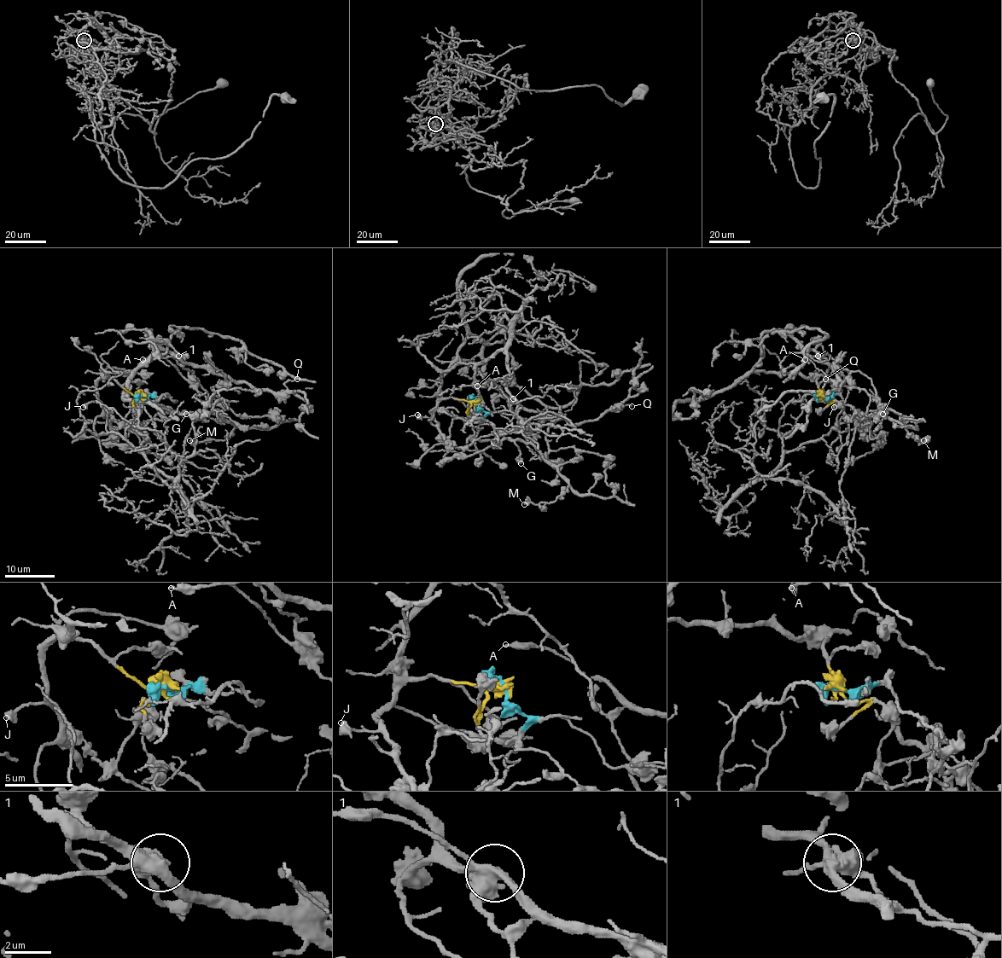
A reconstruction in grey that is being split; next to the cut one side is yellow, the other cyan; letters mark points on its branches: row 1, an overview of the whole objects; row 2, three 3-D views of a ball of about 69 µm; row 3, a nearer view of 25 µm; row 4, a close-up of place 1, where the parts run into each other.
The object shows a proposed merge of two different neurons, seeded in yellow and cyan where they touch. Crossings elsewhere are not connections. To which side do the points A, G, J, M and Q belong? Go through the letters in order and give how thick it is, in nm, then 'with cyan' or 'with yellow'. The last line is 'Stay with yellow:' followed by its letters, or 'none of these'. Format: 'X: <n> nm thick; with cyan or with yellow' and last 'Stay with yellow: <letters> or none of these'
A: 320 nm thick; with yellow
G: 700 nm thick; with cyan
J: 400 nm thick; with yellow
M: 320 nm thick; with cyan
Q: 110 nm thick; with yellow
Stay with yellow: A, J, Q

